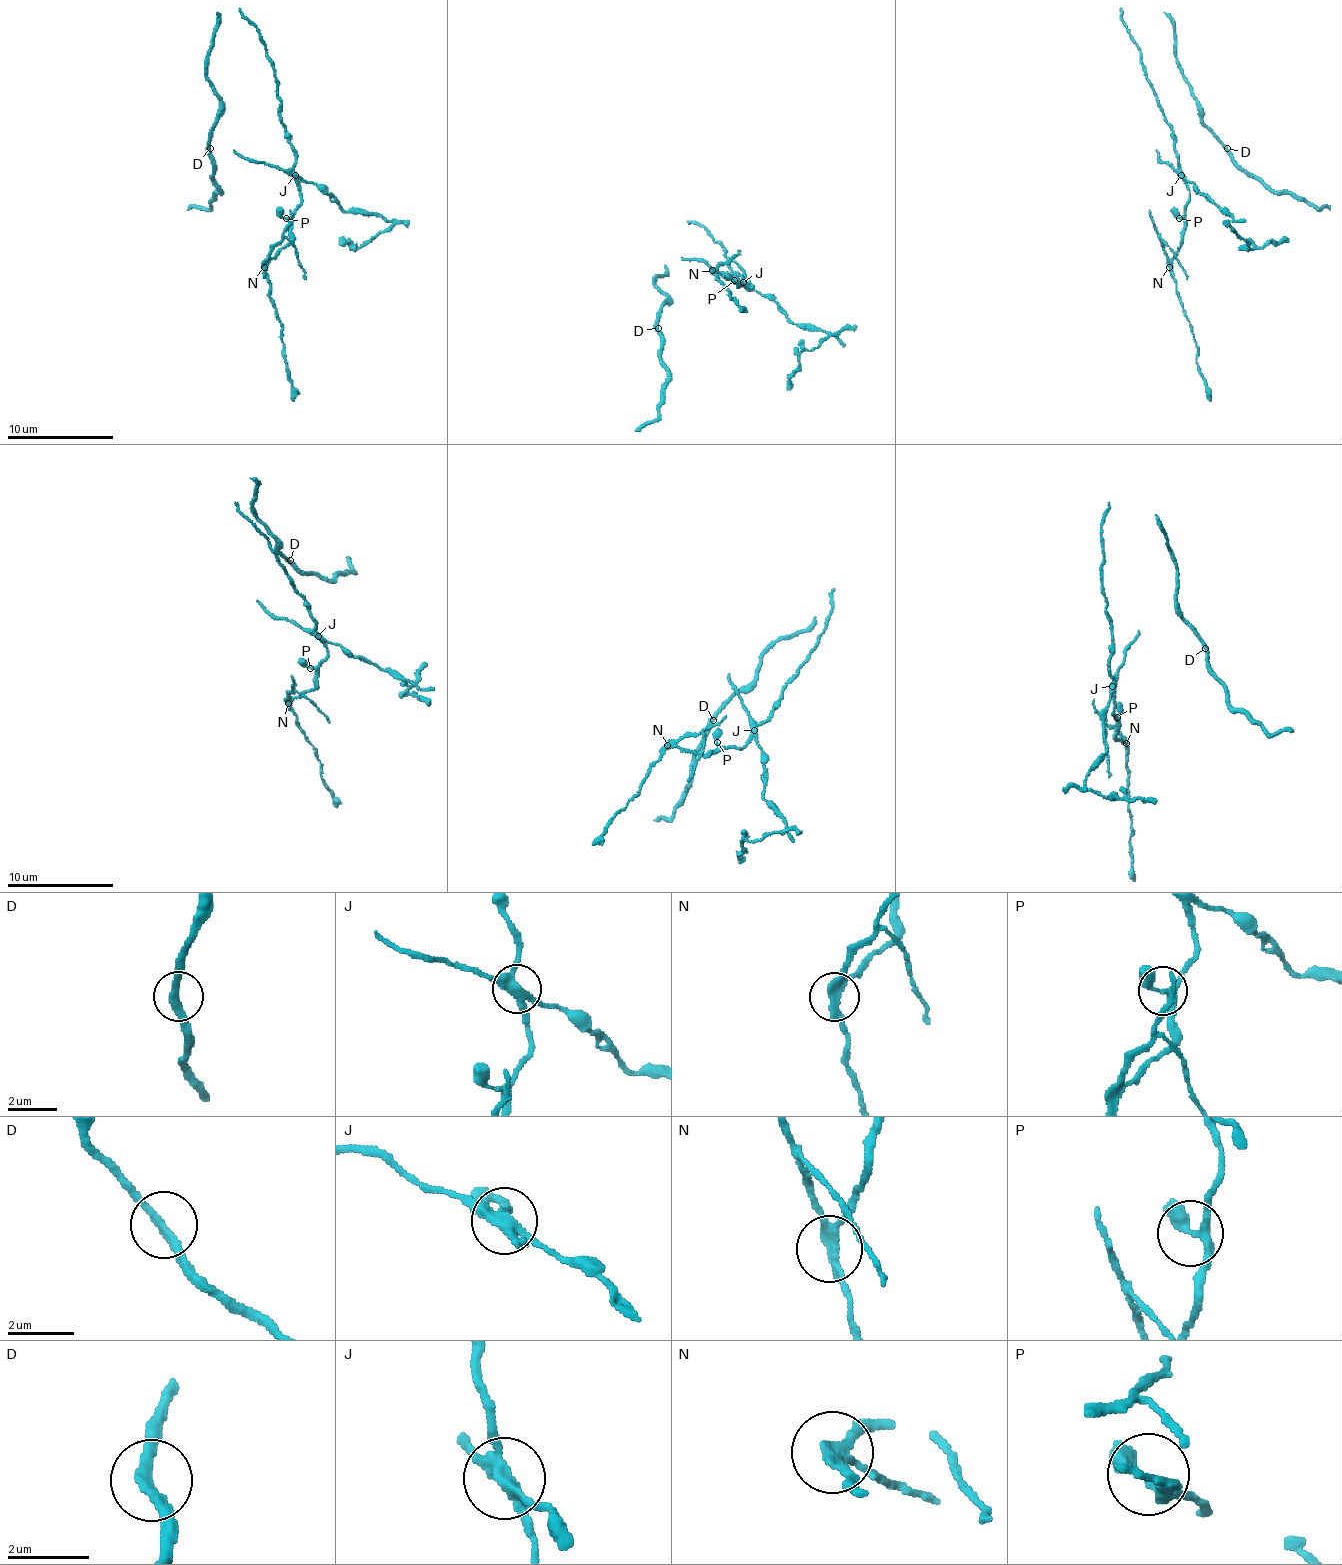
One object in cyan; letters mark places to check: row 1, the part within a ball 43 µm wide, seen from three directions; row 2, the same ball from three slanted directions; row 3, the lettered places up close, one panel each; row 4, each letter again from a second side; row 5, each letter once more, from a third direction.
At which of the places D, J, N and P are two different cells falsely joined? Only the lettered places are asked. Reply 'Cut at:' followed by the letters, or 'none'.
Cut at: J, N

